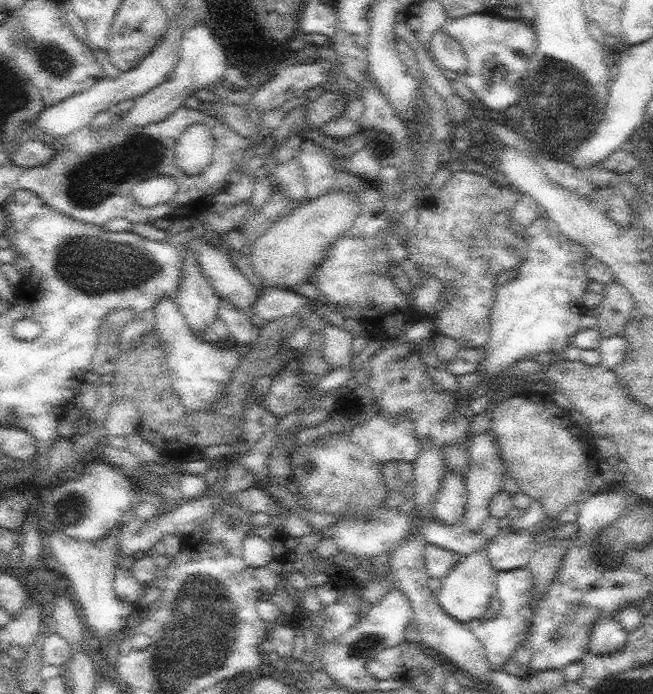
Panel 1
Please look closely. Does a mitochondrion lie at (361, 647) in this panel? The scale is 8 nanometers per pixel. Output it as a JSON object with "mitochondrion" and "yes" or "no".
{"mitochondrion":"yes"}

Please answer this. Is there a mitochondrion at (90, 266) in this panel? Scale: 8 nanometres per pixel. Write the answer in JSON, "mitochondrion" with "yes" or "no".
{"mitochondrion":"yes"}

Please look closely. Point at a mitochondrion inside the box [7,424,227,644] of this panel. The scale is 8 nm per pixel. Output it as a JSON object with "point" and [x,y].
{"point":[71,507]}

